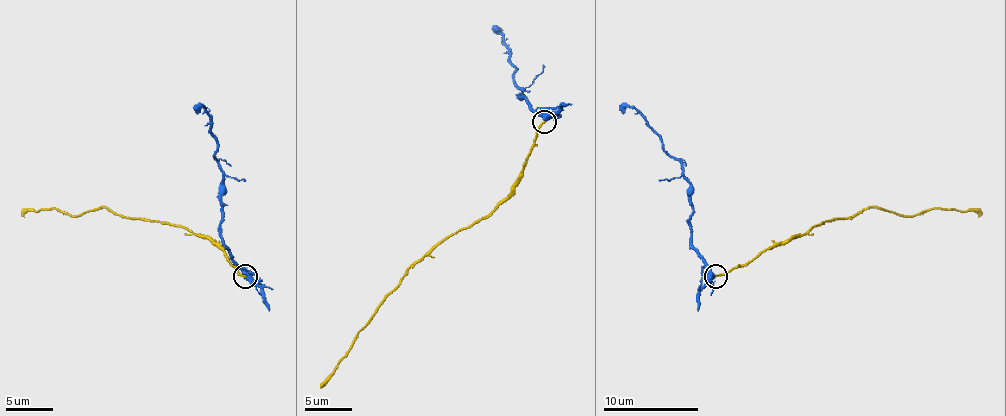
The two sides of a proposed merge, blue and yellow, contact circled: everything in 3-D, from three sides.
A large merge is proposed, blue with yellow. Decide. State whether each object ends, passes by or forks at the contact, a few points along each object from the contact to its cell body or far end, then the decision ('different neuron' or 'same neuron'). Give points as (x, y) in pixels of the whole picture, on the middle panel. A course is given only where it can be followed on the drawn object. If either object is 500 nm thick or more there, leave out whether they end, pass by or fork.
blue passes by | yellow ends | blue via (545, 121), (521, 97), (514, 81), (516, 69), (509, 62), (509, 47), (492, 26) | yellow via (545, 121), (528, 159), (504, 197), (480, 218), (440, 240), (423, 254), (357, 335), (350, 351), (321, 387) | same neuron

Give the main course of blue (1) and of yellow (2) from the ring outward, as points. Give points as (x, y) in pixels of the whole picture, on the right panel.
1: (715, 275), (691, 237), (689, 180), (682, 164), (663, 147), (663, 140), (656, 130), (632, 107), (620, 109)
2: (715, 275), (753, 261), (812, 226), (872, 207), (905, 216), (929, 209), (981, 216)

